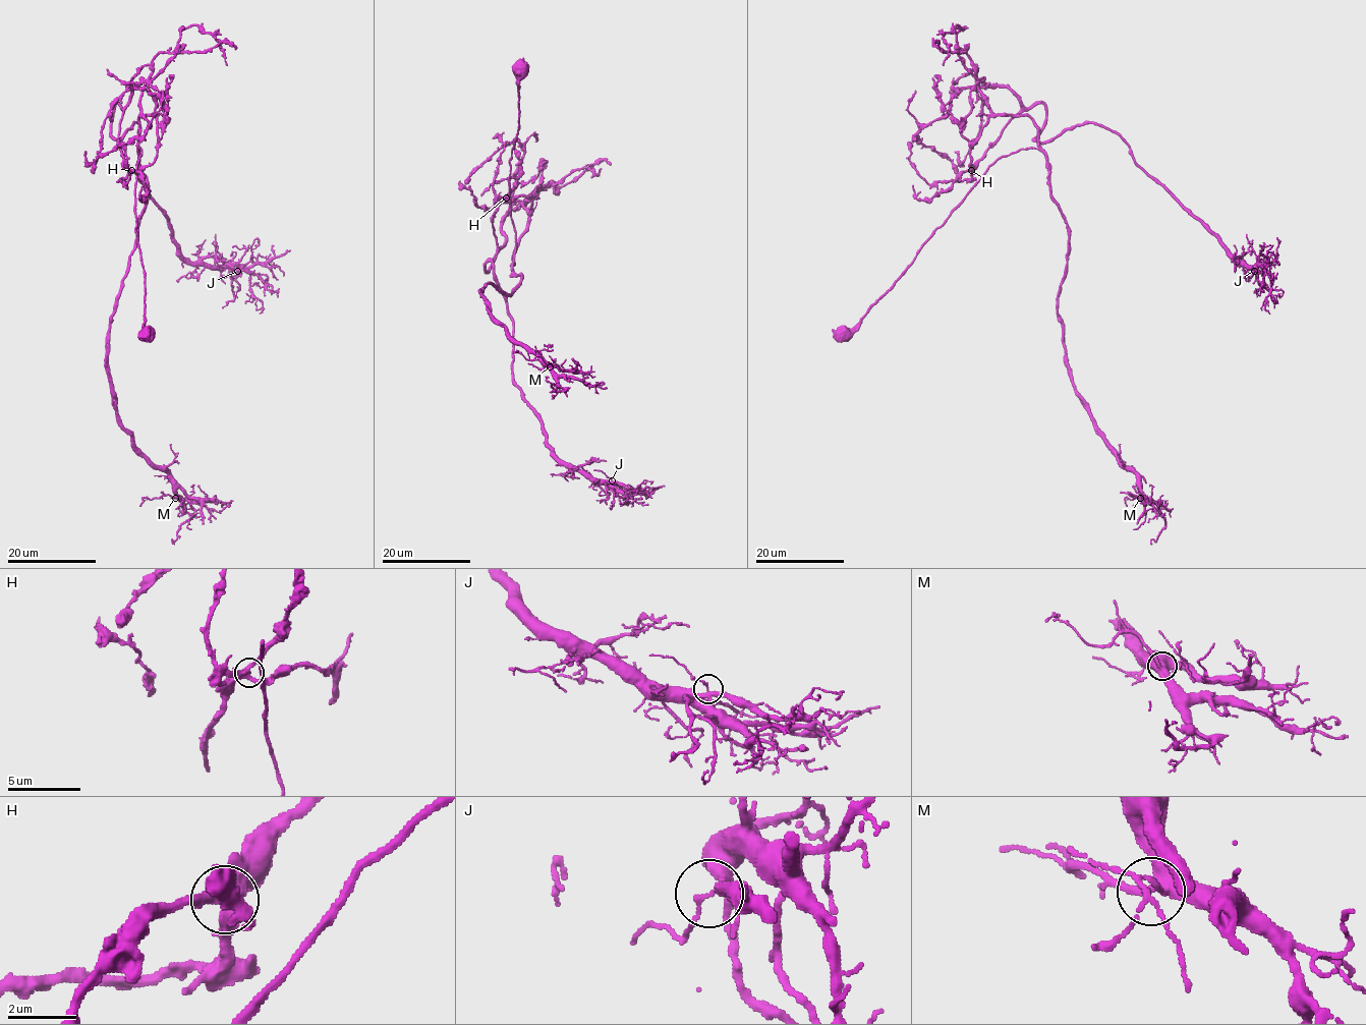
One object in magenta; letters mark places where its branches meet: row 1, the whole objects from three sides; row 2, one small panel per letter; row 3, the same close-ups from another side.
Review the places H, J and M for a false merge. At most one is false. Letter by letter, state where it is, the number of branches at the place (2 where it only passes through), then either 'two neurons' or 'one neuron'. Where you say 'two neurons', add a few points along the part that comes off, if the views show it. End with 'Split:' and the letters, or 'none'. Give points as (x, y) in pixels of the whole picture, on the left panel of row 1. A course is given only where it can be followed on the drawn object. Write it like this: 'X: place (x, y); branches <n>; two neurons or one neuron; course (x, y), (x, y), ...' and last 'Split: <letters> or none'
H: place (131, 170); branches 4; two neurons; course (131, 170), (116, 104), (111, 134), (138, 125), (138, 180), (176, 249), (239, 266), (260, 312)
J: place (237, 271); branches 4; one neuron
M: place (175, 498); branches 4; one neuron
Split: H

